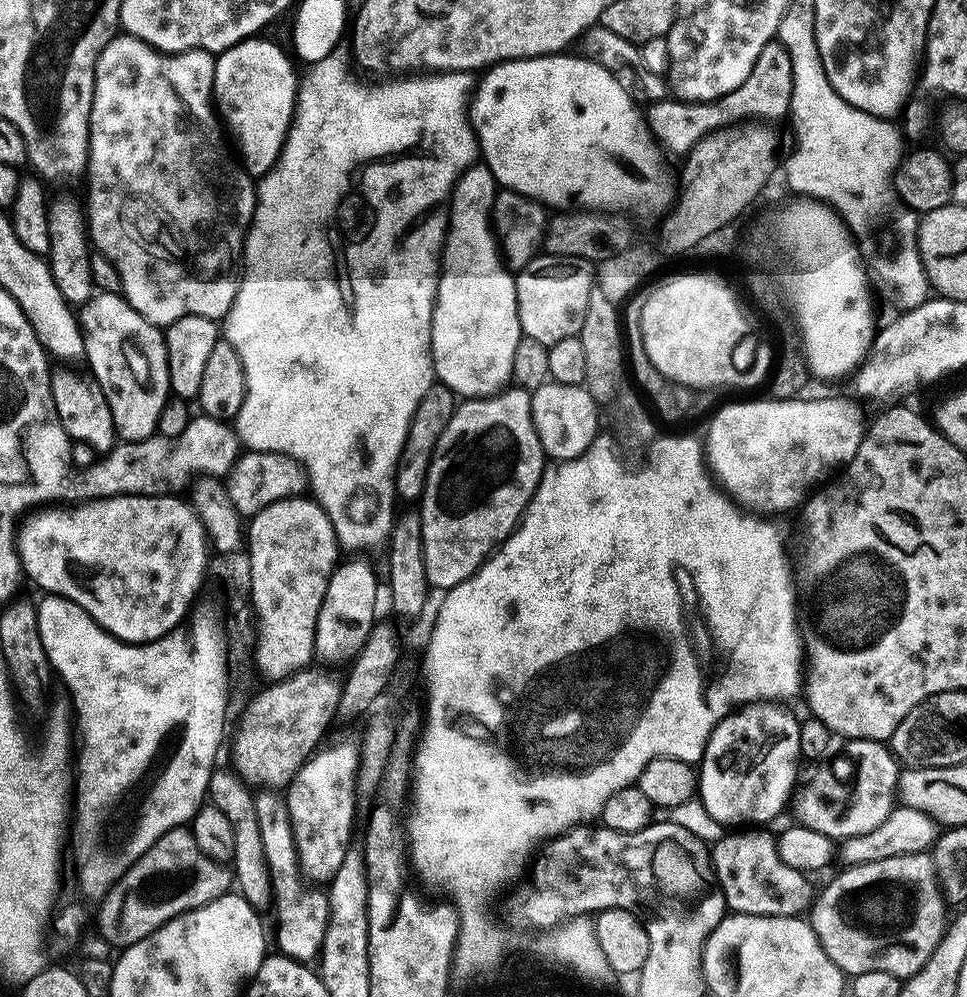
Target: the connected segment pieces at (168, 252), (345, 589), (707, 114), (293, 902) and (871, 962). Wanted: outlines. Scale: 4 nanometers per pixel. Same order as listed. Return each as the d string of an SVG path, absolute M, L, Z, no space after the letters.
M117 34L102 50L102 54L96 63L96 85L92 95L92 111L88 113L88 155L86 157L86 169L88 168L88 204L86 200L86 228L90 233L91 243L95 251L102 253L118 270L122 295L128 305L142 314L152 324L167 326L173 324L183 316L205 316L214 321L219 321L227 316L234 298L238 283L238 265L242 260L245 236L188 236L188 226L172 226L172 218L134 218L134 194L150 194L152 198L160 198L162 204L166 204L166 210L176 210L174 218L182 224L192 224L202 214L210 214L206 198L202 198L202 176L214 174L214 168L218 168L218 162L224 162L222 166L233 168L238 162L226 139L225 129L222 127L221 117L214 107L212 87L214 86L214 70L216 69L216 56L211 52L173 52L161 54L151 45L139 40L137 36Z
M348 560L337 563L326 594L322 598L322 610L318 610L316 623L315 659L328 664L347 665L362 651L376 618L376 576L364 560Z
M776 38L768 40L742 86L717 100L696 102L696 128L704 124L704 128L700 128L700 135L704 137L716 128L744 126L764 128L764 132L772 132L772 140L782 140L782 126L778 119L789 113L791 87L789 79L780 78L780 74L786 76L790 73L785 47Z
M287 827L265 830L262 842L266 850L268 868L272 871L272 886L274 902L278 906L278 932L276 934L280 944L279 951L291 960L312 962L321 955L324 932L328 924L328 898L323 891L312 892L312 887L306 883L305 877L296 863L296 846L292 842L292 833Z
M931 855L882 858L878 862L853 864L843 870L845 872L841 876L834 877L819 893L824 904L813 903L810 909L810 923L815 932L820 924L824 924L824 928L832 928L832 952L828 957L841 968L844 960L840 960L840 956L844 956L844 940L848 940L848 974L852 976L882 970L886 974L907 978L922 970L946 931L946 897L936 879Z

